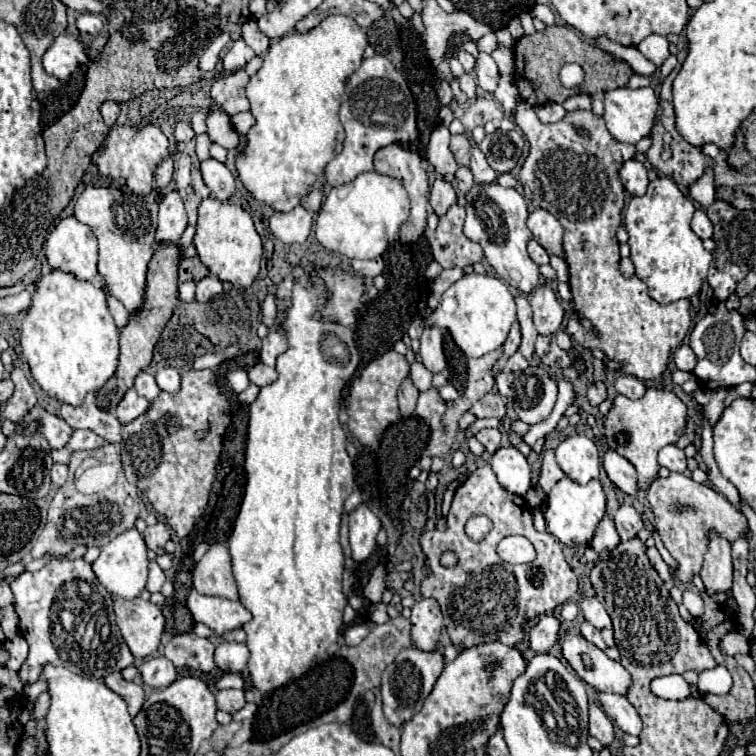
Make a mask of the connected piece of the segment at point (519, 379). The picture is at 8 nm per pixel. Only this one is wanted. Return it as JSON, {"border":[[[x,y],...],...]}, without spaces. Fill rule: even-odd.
{"border":[[[528,366],[520,372],[500,372],[496,386],[502,398],[508,398],[516,416],[526,424],[542,422],[550,416],[558,386],[556,380],[540,366]]]}

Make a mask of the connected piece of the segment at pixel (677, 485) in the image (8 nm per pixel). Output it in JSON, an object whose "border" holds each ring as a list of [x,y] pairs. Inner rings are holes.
{"border":[[[670,472],[668,478],[656,478],[648,488],[648,502],[654,512],[656,532],[660,534],[672,558],[678,562],[674,574],[682,584],[692,584],[694,576],[700,572],[704,554],[708,550],[710,530],[730,542],[748,532],[748,520],[736,506],[732,506],[722,494],[718,494],[710,486],[698,484],[680,472]]]}

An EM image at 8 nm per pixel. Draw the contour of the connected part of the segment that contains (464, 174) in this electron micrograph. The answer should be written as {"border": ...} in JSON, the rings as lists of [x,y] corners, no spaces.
{"border":[[[458,168],[458,172],[456,172],[456,182],[458,182],[458,190],[460,190],[460,194],[468,194],[470,188],[474,186],[472,172],[470,172],[468,168]]]}

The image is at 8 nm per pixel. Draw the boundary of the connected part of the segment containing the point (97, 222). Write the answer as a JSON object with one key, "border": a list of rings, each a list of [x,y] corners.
{"border":[[[86,186],[82,196],[76,200],[74,216],[78,222],[86,224],[98,240],[98,274],[102,278],[102,288],[108,290],[110,296],[120,300],[128,314],[134,316],[144,304],[146,266],[154,254],[152,246],[156,244],[156,202],[150,204],[138,194],[126,194],[114,188]]]}

